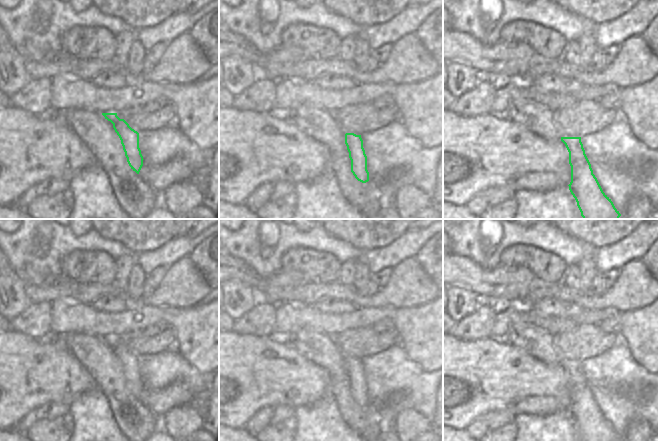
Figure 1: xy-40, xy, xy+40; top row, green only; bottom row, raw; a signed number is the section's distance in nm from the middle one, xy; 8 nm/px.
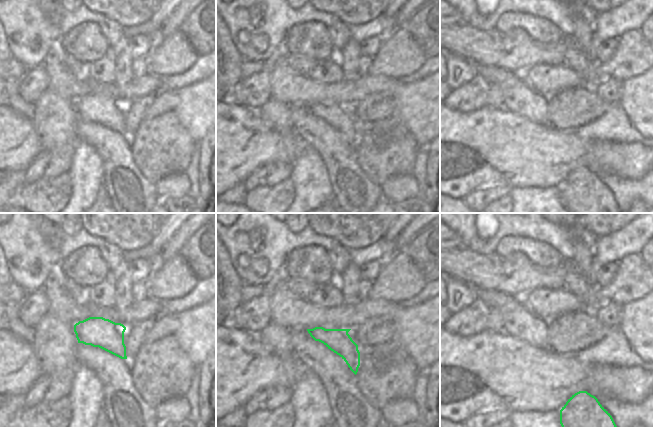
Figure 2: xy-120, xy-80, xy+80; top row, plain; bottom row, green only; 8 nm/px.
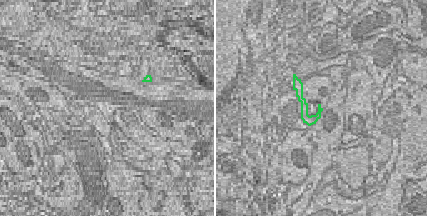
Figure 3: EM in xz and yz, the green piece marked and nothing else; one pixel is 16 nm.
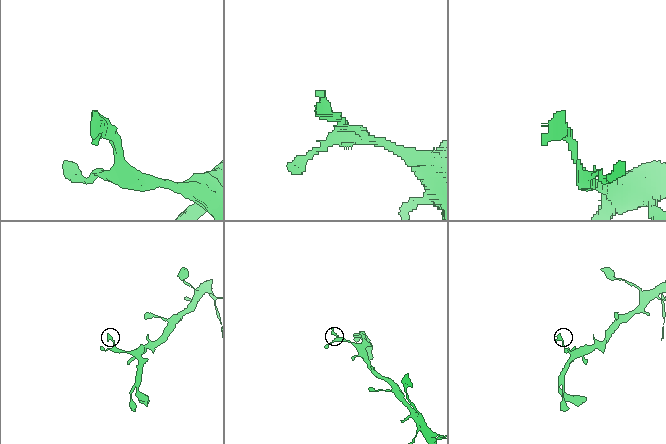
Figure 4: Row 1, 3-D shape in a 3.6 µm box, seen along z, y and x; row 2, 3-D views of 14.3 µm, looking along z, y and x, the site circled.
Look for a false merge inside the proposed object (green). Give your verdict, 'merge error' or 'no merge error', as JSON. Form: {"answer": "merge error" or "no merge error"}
{"answer": "no merge error"}

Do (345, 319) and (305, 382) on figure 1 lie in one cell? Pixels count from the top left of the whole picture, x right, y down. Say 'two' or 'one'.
two

